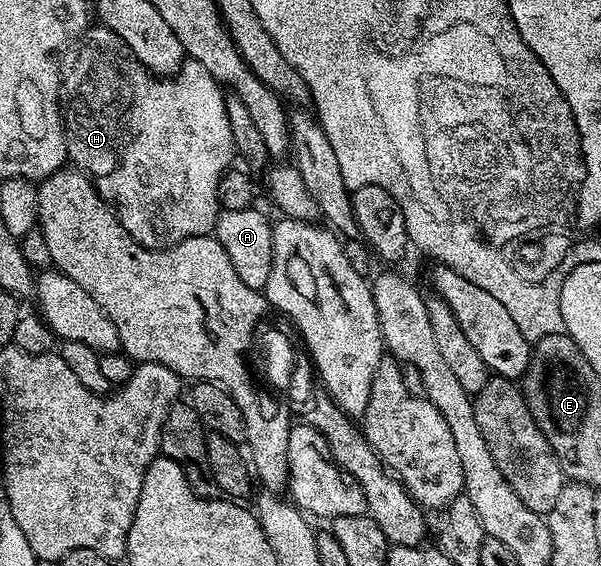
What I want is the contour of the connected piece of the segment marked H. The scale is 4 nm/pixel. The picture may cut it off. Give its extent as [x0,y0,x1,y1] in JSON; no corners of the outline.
[58,26,236,248]

